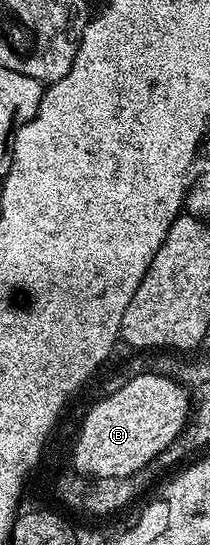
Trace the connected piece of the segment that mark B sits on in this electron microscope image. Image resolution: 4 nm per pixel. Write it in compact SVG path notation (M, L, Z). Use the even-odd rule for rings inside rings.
M139 374L125 386L105 396L109 397L91 406L89 414L82 419L77 442L73 445L72 468L81 475L90 473L94 479L132 478L144 465L152 466L157 456L181 433L191 417L191 397L186 387L159 374Z

